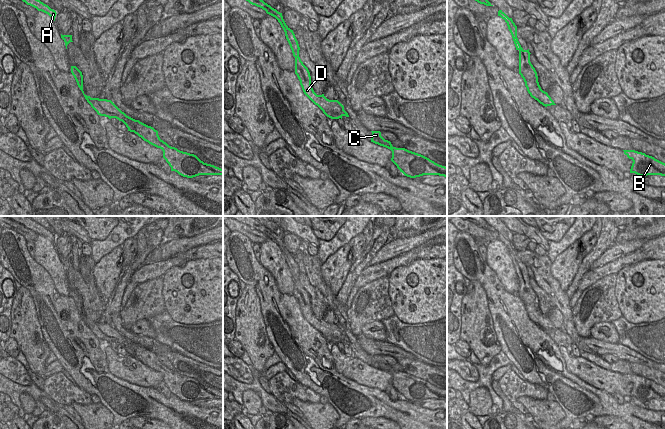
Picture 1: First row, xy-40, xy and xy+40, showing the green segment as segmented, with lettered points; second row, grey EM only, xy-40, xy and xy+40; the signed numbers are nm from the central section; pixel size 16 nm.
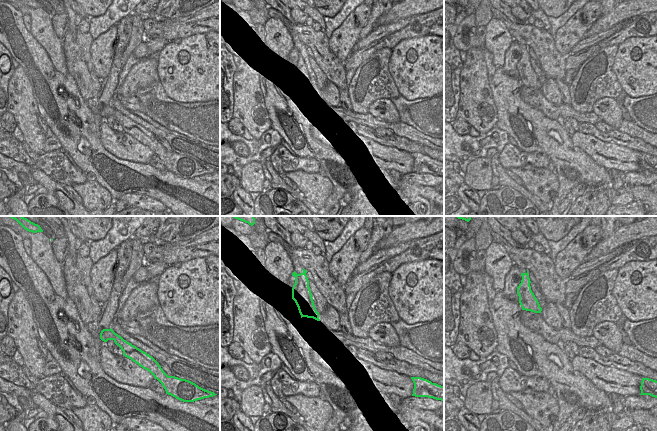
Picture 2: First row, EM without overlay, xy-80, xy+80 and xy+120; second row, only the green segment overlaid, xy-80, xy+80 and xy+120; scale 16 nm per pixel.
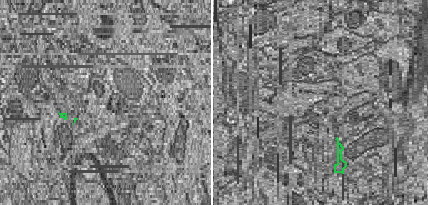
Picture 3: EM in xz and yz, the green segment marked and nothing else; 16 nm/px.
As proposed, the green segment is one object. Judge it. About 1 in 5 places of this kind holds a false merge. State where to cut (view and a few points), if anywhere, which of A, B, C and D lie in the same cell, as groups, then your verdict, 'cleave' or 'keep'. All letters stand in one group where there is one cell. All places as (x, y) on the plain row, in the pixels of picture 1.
cut none; groups A B C D; keep

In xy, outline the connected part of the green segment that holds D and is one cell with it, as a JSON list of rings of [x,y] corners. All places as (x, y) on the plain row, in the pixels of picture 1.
[[[228,216],[243,224],[248,225],[250,228],[262,232],[267,238],[275,241],[280,247],[285,256],[286,263],[290,269],[293,280],[295,281],[295,298],[297,299],[300,309],[304,318],[317,329],[323,337],[331,343],[339,343],[343,340],[349,341],[348,337],[344,334],[344,330],[338,324],[329,324],[324,318],[317,319],[311,309],[311,300],[308,292],[303,288],[299,281],[299,268],[295,261],[293,254],[291,254],[285,247],[282,237],[272,232],[270,229],[261,224],[258,220],[251,216]]]

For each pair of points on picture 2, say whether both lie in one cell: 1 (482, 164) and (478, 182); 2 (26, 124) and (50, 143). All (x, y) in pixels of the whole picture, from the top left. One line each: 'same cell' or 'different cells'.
1: same cell
2: different cells

